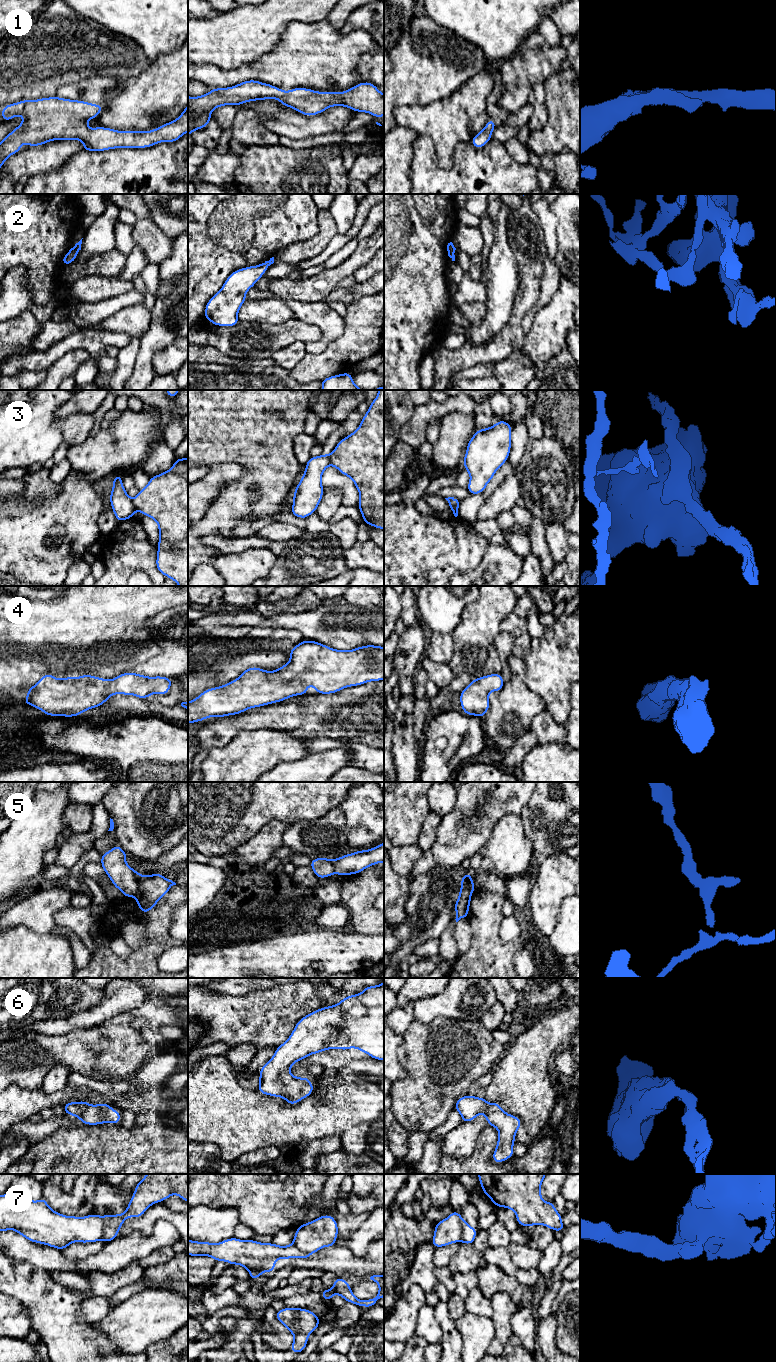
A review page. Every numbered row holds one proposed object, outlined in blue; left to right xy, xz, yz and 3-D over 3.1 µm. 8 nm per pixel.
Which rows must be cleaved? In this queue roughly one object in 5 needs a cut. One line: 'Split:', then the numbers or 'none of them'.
Split: 3, 5, 7

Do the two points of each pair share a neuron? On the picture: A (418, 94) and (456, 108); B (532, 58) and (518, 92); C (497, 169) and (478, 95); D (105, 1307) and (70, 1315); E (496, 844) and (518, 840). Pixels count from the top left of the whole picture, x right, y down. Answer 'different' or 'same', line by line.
A: different
B: same
C: different
D: different
E: same

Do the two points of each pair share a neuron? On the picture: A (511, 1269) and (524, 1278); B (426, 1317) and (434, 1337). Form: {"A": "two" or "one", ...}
{"A": "one", "B": "one"}

